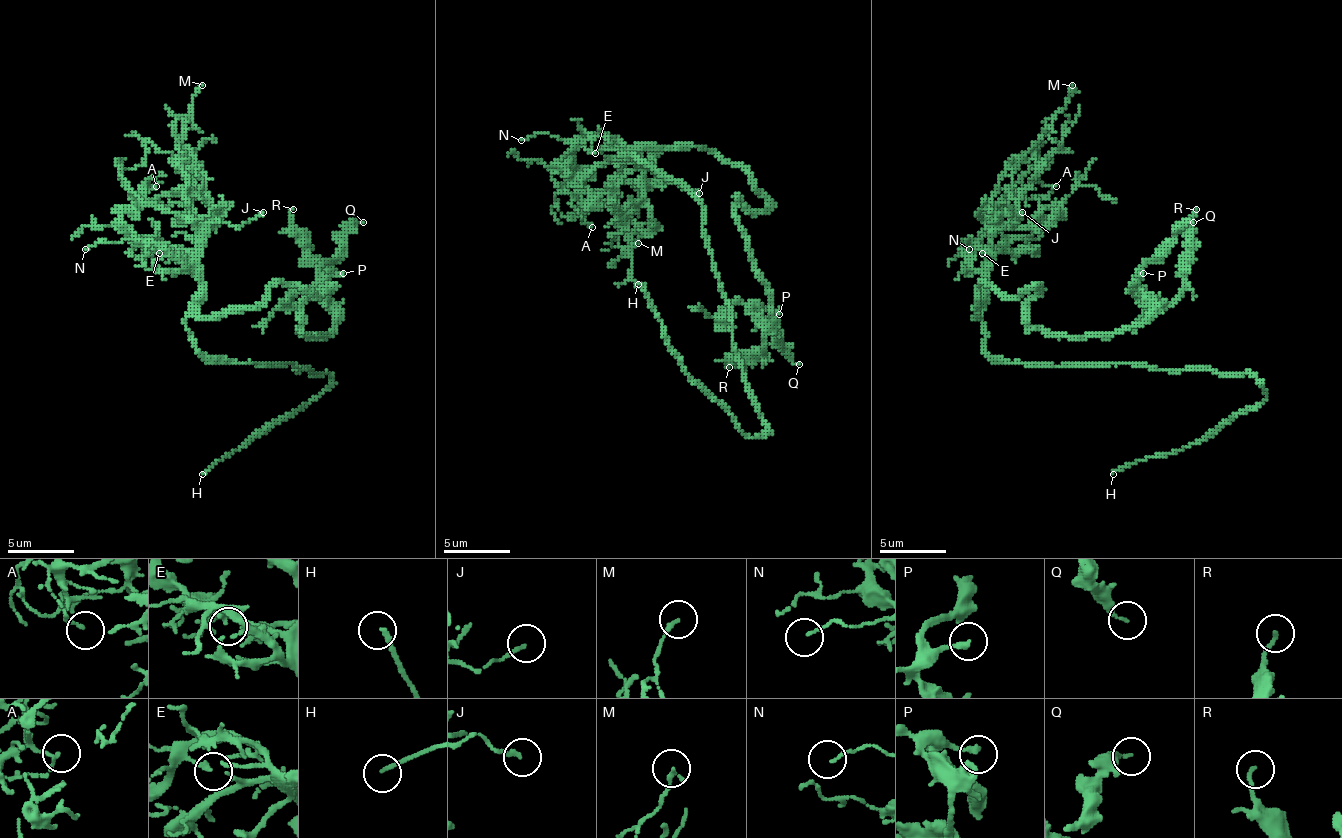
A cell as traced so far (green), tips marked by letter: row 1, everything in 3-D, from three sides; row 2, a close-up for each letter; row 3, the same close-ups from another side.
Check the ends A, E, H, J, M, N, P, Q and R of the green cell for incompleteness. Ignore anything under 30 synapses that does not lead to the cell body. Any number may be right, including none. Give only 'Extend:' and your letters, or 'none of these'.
Extend: H

